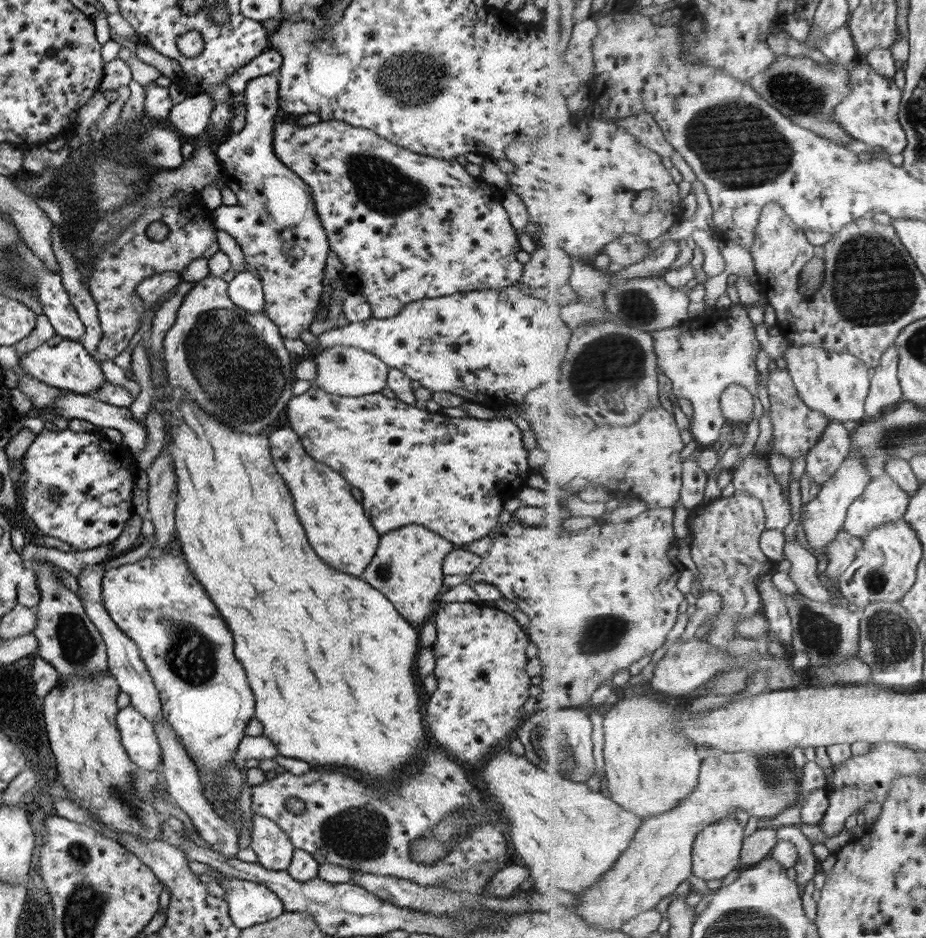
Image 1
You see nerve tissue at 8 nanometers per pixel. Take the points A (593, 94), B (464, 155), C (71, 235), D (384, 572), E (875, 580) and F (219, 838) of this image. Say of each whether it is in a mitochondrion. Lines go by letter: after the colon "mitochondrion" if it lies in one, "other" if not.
A: other
B: other
C: other
D: mitochondrion
E: mitochondrion
F: other

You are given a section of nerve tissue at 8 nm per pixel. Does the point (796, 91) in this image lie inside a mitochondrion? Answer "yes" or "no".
yes

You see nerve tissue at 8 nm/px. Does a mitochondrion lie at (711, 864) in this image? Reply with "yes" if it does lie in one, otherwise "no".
no

